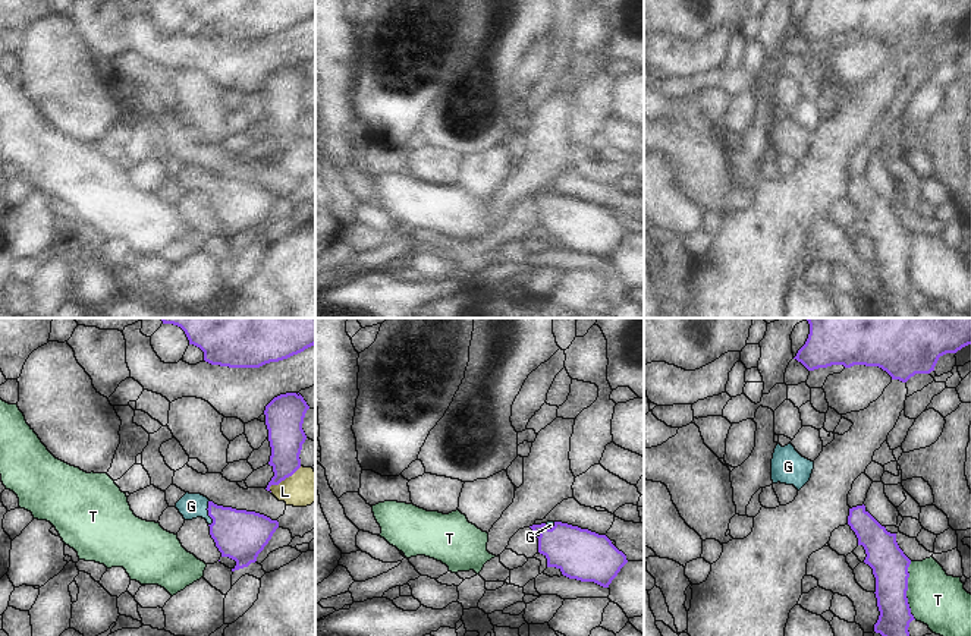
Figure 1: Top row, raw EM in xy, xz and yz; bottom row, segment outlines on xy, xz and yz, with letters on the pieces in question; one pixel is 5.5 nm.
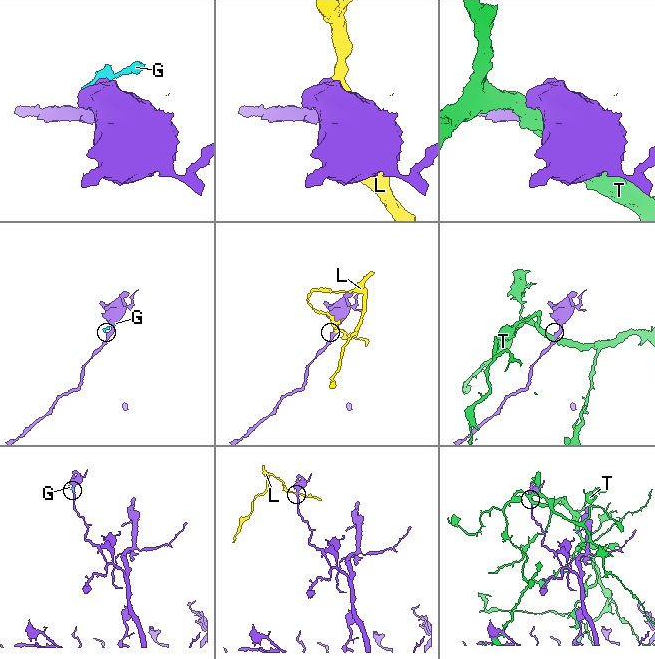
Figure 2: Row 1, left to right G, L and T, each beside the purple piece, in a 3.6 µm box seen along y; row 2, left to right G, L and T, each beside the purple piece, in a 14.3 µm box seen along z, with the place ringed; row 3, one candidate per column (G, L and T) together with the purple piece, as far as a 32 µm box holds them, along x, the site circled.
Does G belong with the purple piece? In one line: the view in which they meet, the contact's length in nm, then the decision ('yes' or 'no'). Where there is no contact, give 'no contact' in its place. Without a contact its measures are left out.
xy | 140 nm | yes

